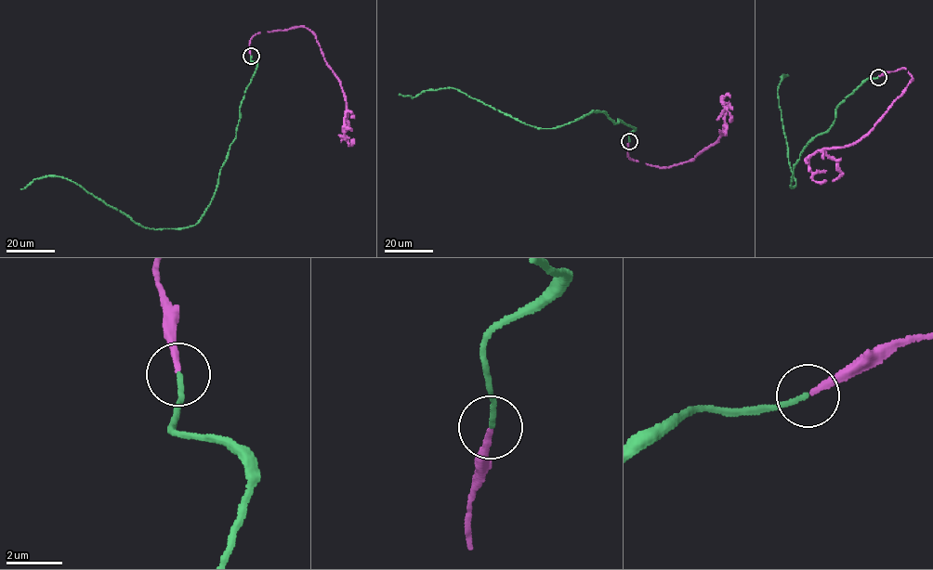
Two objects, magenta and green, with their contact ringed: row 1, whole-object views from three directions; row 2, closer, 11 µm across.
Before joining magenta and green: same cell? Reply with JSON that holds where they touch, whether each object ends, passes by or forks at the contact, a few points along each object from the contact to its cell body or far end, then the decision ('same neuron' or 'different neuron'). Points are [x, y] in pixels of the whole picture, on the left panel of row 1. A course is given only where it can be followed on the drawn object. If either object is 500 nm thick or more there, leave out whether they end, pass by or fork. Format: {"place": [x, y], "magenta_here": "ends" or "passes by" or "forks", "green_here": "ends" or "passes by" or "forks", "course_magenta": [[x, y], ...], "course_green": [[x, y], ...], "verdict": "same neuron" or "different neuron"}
{"place": [251, 56], "magenta_here": "ends", "green_here": "ends", "course_magenta": [[251, 56], [249, 42], [257, 33], [300, 26], [310, 30], [344, 91], [344, 138], [350, 145], [353, 139]], "course_green": [[251, 56], [256, 69], [240, 107], [236, 136], [194, 225], [147, 228], [57, 175], [20, 188]], "verdict": "same neuron"}

